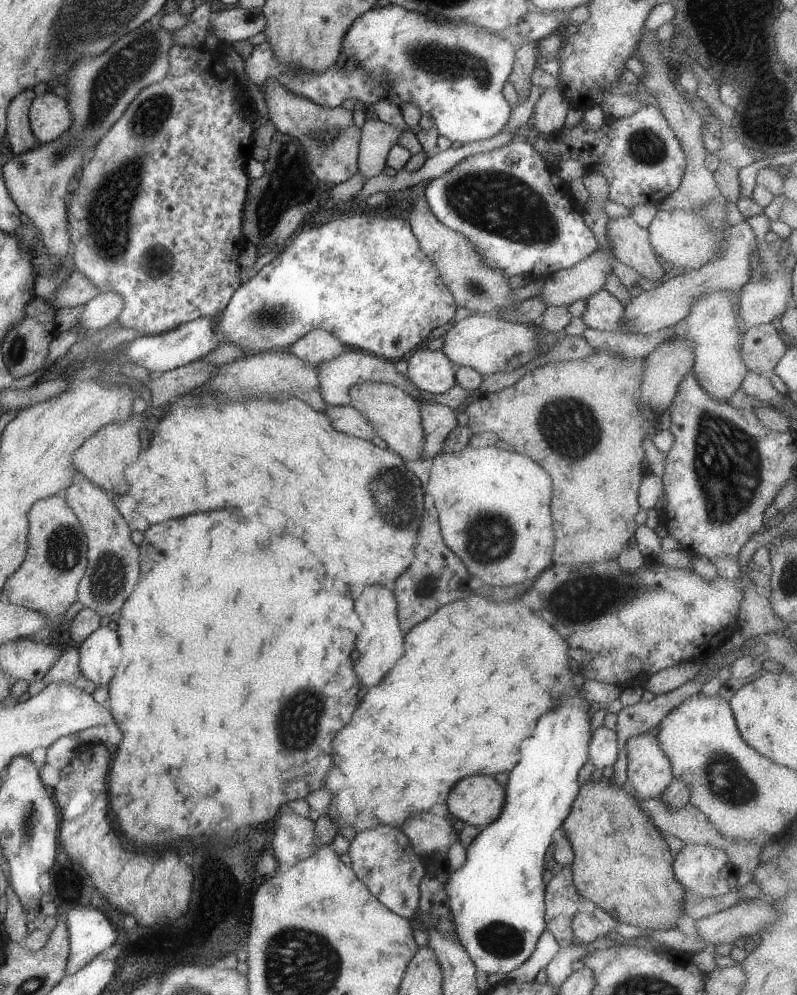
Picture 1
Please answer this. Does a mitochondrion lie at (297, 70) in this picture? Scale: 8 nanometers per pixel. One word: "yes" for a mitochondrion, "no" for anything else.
no

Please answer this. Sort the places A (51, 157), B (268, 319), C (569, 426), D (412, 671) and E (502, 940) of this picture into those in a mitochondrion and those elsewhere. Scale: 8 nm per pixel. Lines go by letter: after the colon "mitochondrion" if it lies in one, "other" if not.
A: mitochondrion
B: mitochondrion
C: mitochondrion
D: other
E: mitochondrion

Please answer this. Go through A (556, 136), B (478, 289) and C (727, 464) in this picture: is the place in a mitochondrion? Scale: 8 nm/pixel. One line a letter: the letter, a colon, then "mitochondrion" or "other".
A: other
B: mitochondrion
C: mitochondrion

